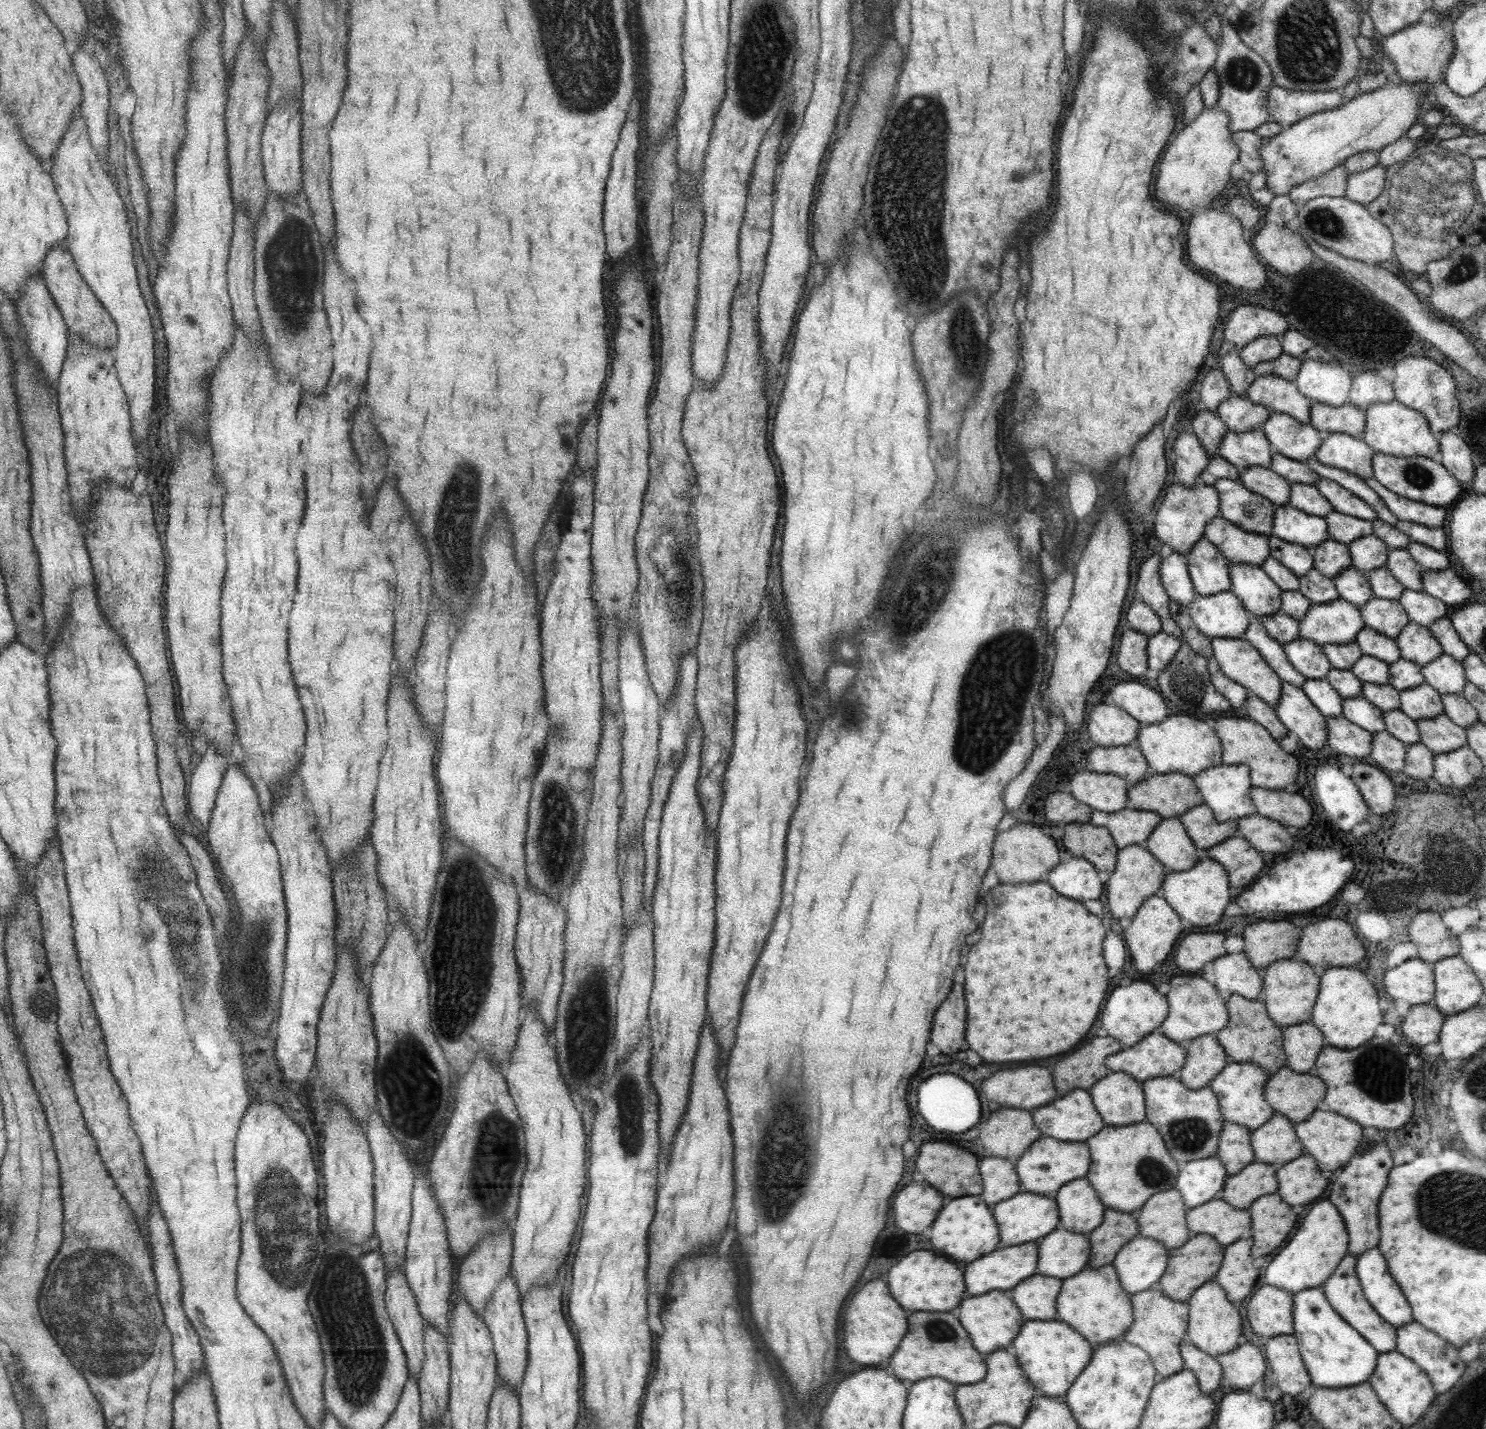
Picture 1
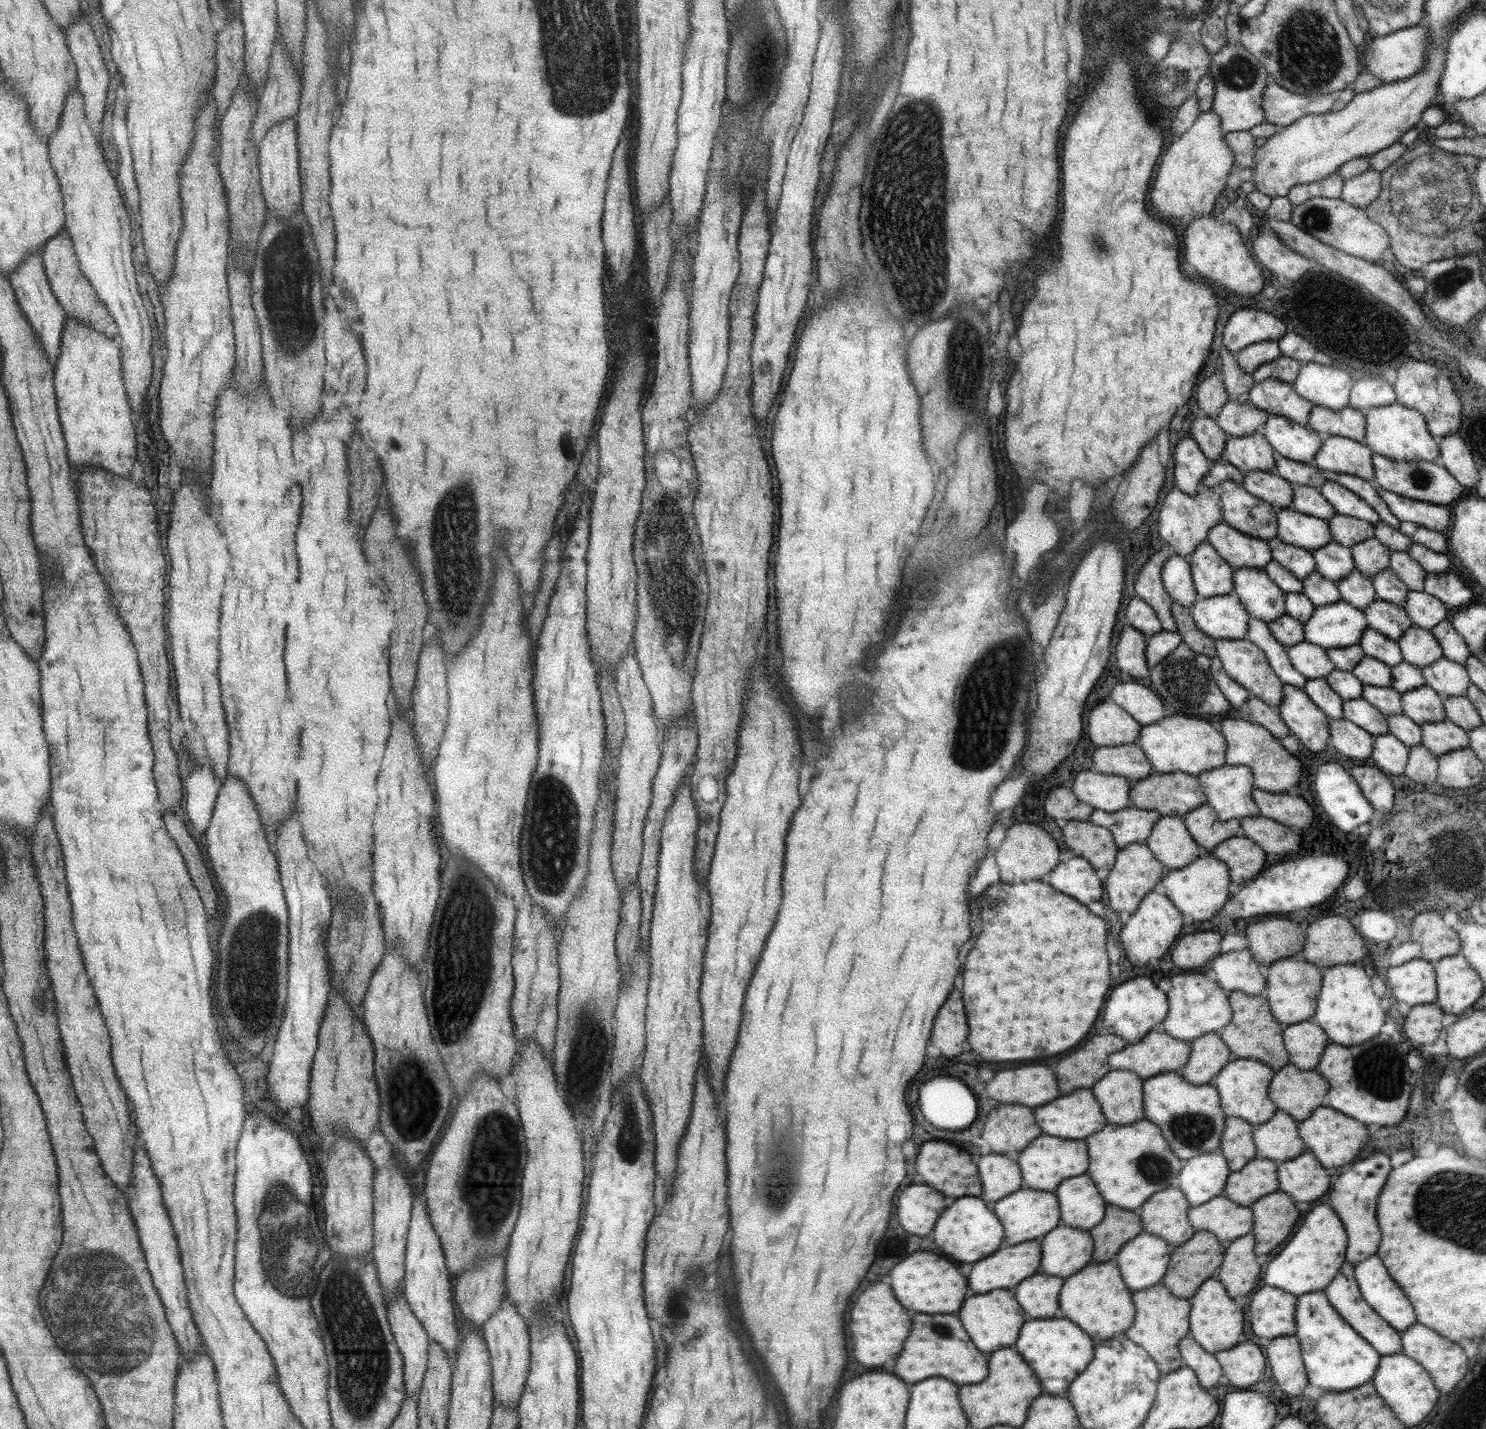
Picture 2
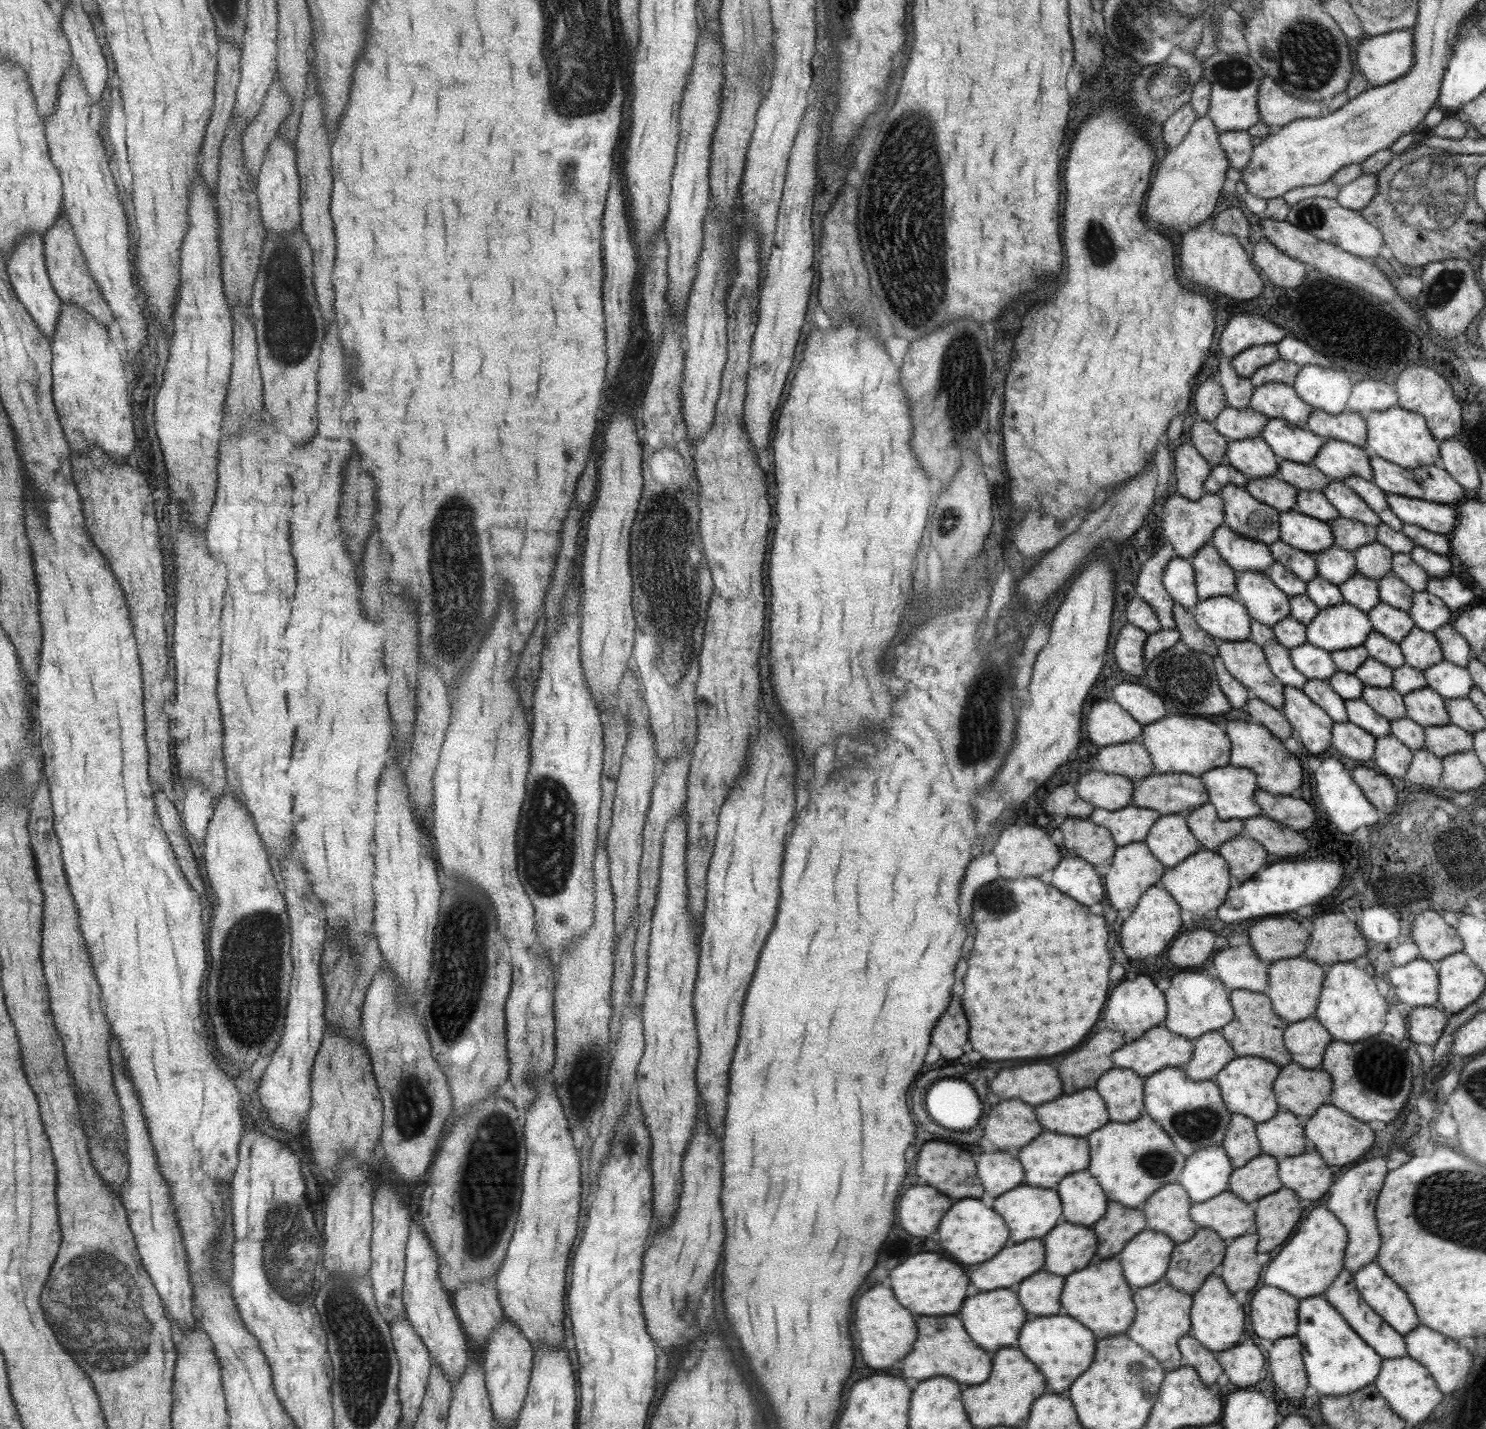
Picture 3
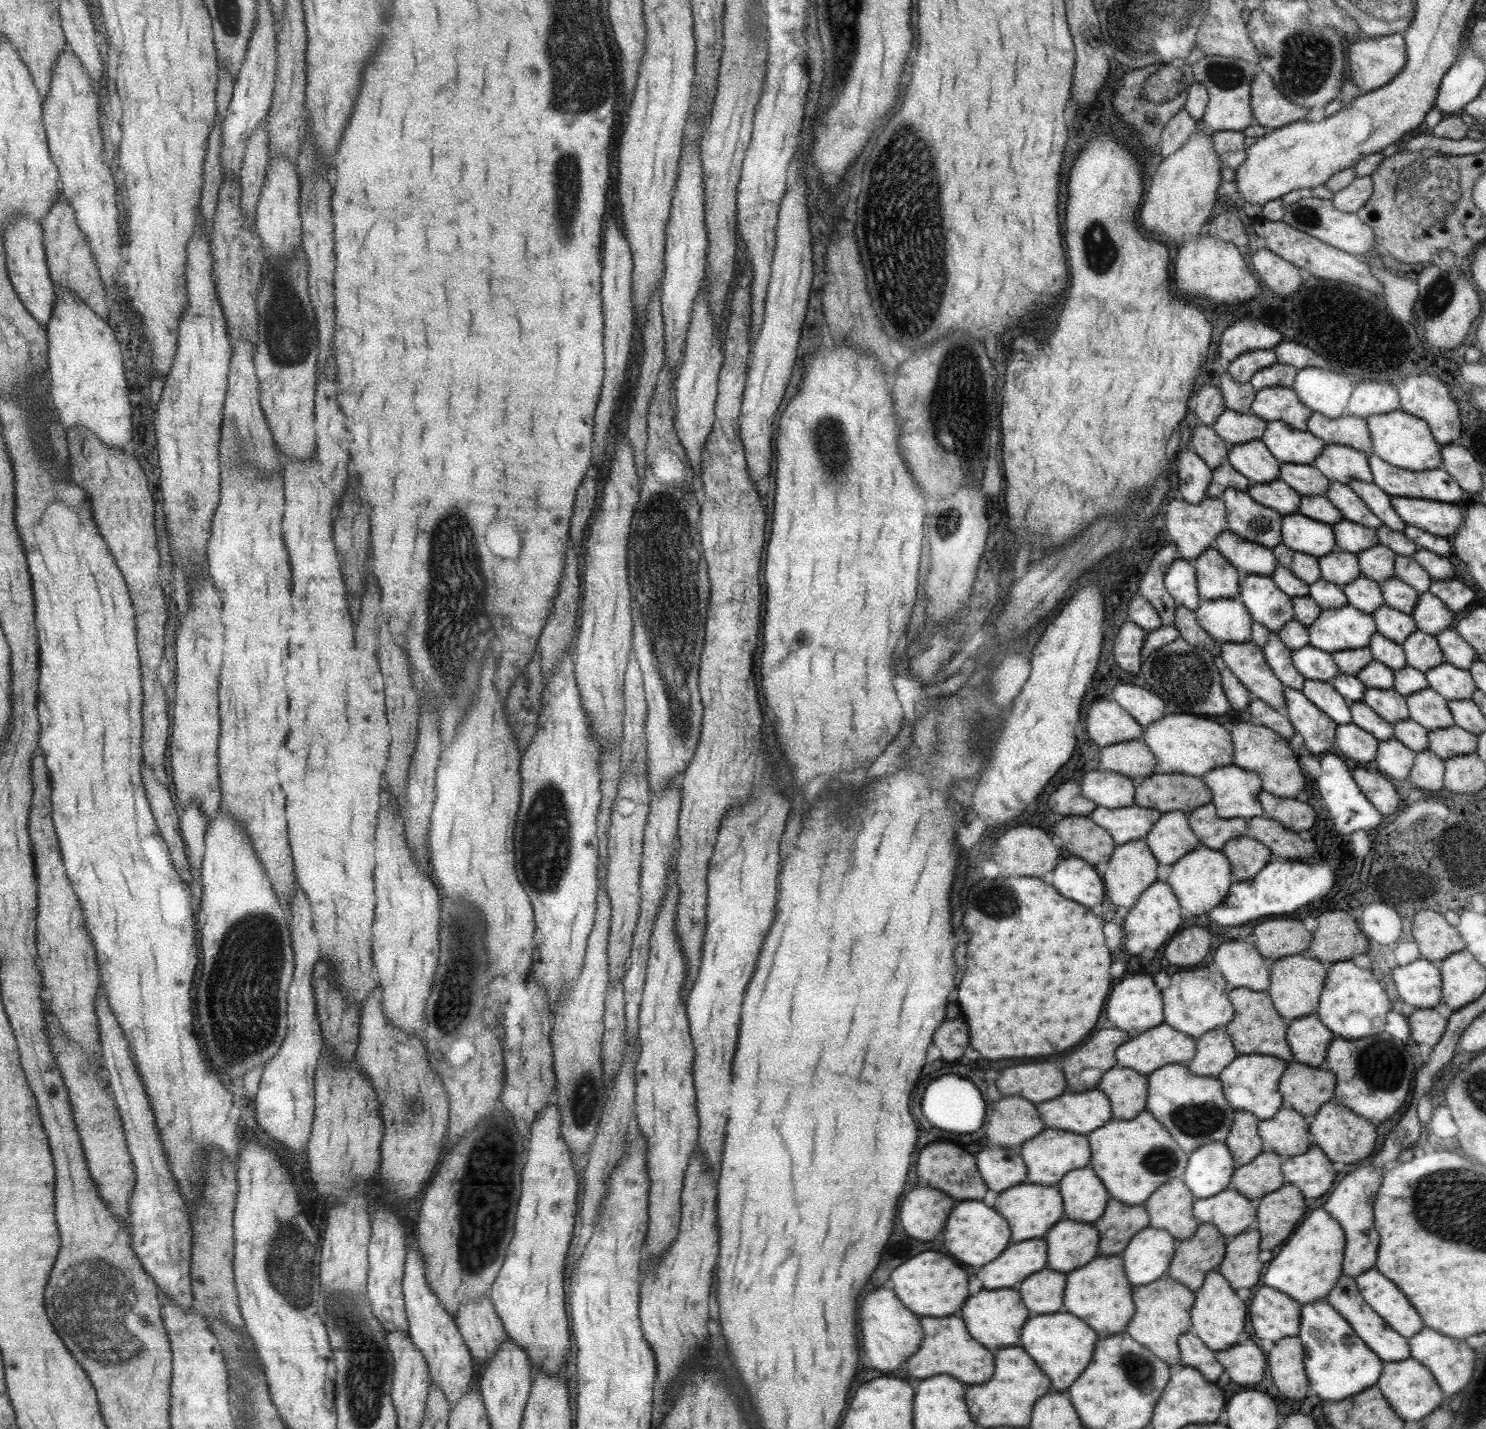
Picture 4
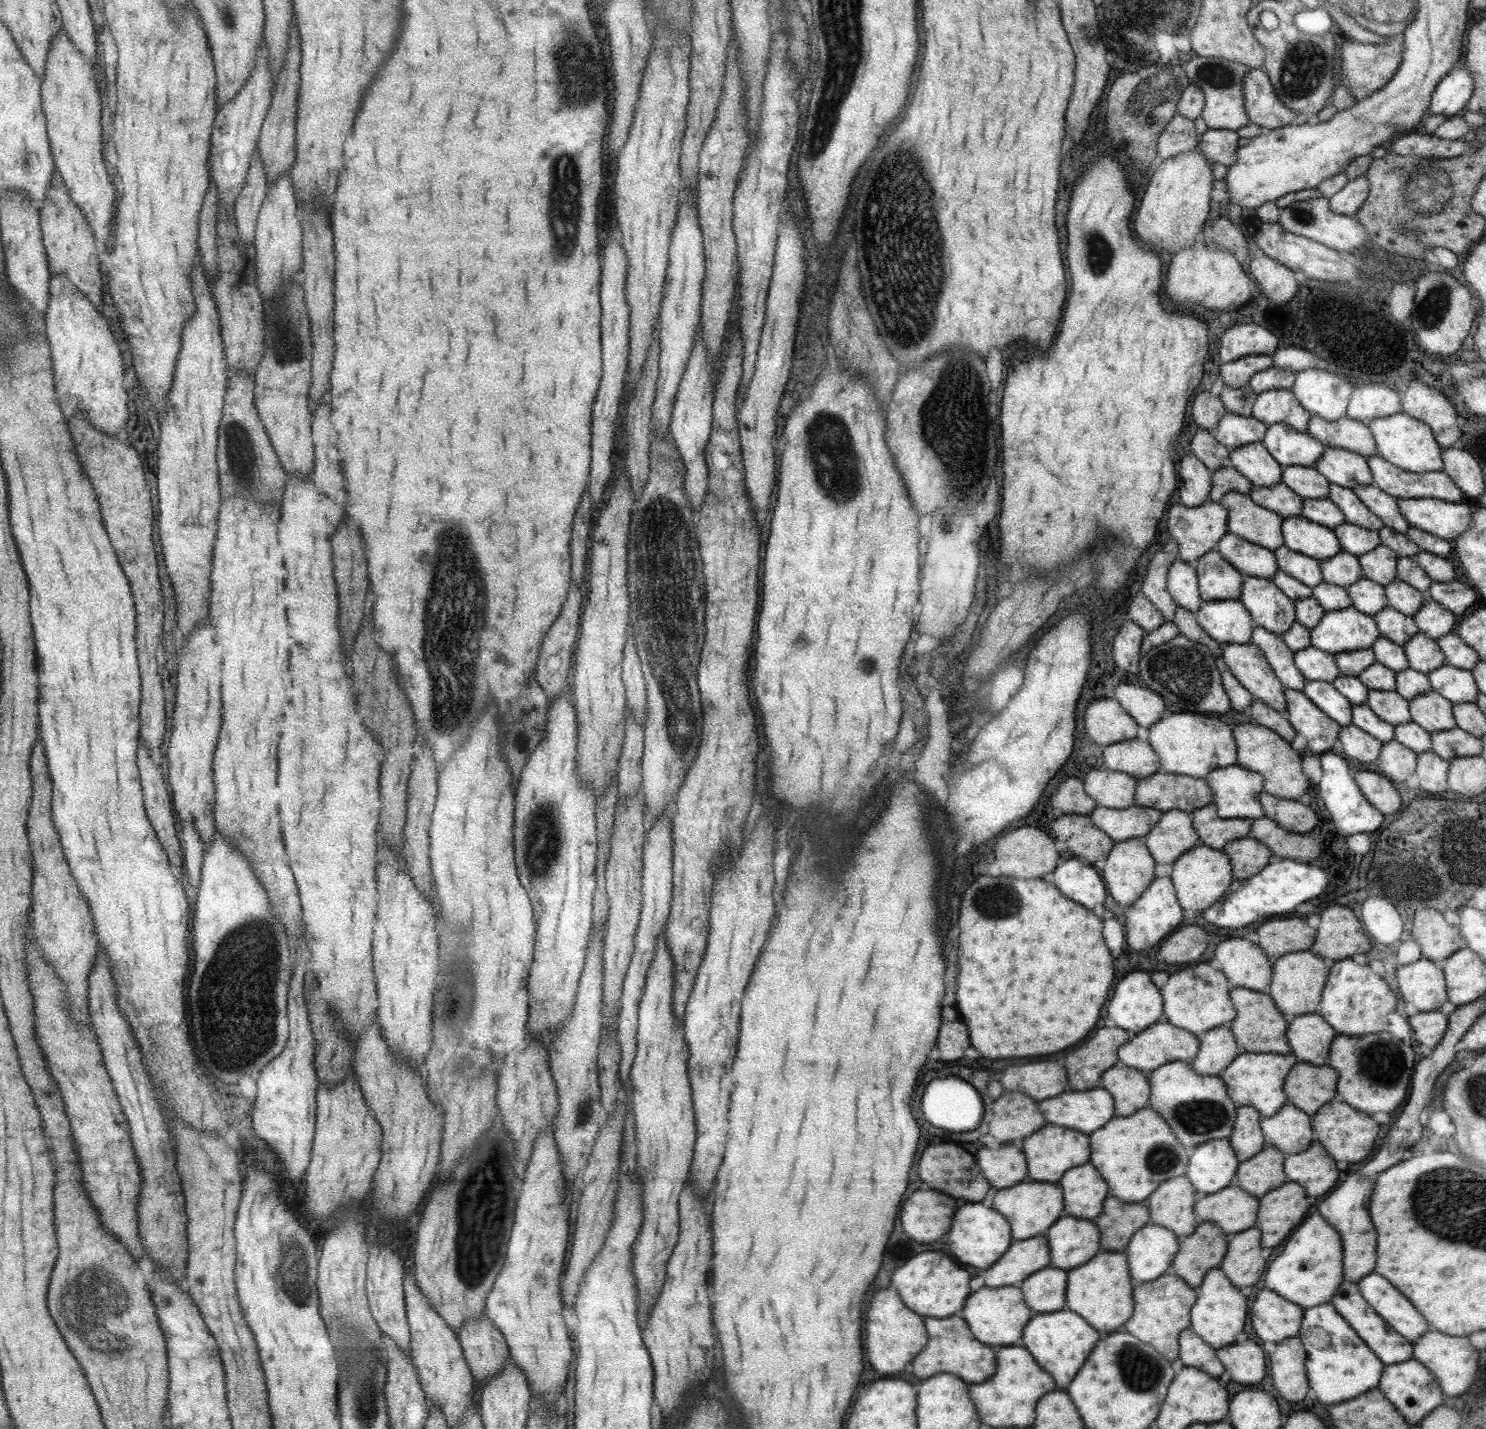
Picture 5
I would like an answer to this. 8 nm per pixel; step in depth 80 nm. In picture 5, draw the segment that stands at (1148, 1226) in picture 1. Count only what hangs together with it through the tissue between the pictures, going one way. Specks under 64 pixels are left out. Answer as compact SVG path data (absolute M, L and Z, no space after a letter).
M1185 1175L1164 1180L1144 1202L1150 1223L1167 1228L1178 1238L1189 1236L1203 1222L1193 1212L1197 1197Z

